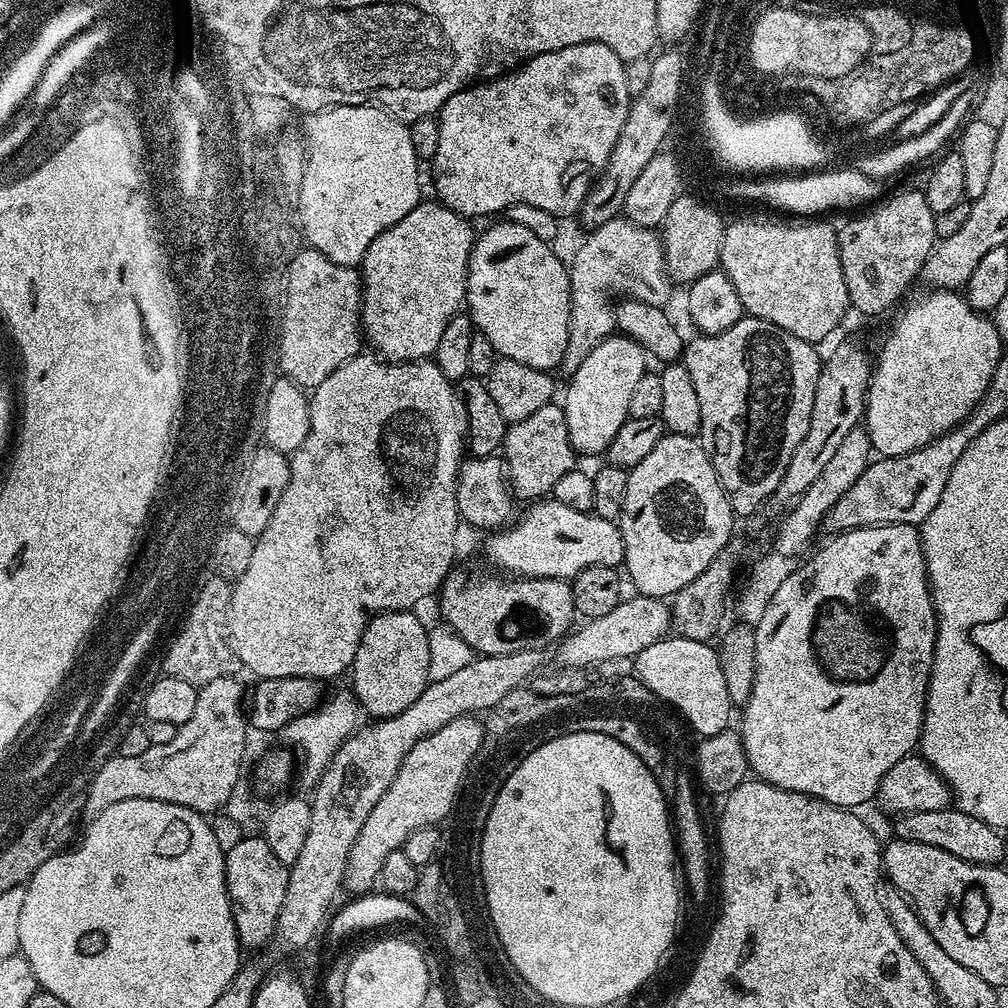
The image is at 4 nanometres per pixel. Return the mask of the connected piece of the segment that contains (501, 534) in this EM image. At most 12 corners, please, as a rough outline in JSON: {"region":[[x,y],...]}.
{"region":[[541,498],[484,552],[516,578],[624,563],[613,521]]}

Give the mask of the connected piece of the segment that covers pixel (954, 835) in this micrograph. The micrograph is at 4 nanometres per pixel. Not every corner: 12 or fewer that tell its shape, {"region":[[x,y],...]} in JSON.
{"region":[[949,806],[895,817],[895,839],[1001,863],[1001,829]]}

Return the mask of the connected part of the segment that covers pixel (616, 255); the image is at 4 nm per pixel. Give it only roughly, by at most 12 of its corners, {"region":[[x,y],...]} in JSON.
{"region":[[600,224],[570,260],[571,374],[617,331],[614,301],[664,308],[661,237]]}

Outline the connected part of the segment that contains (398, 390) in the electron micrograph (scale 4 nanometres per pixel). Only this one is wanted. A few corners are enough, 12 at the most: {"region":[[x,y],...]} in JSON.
{"region":[[431,359],[311,389],[232,584],[253,677],[351,669],[453,571],[468,420]]}

